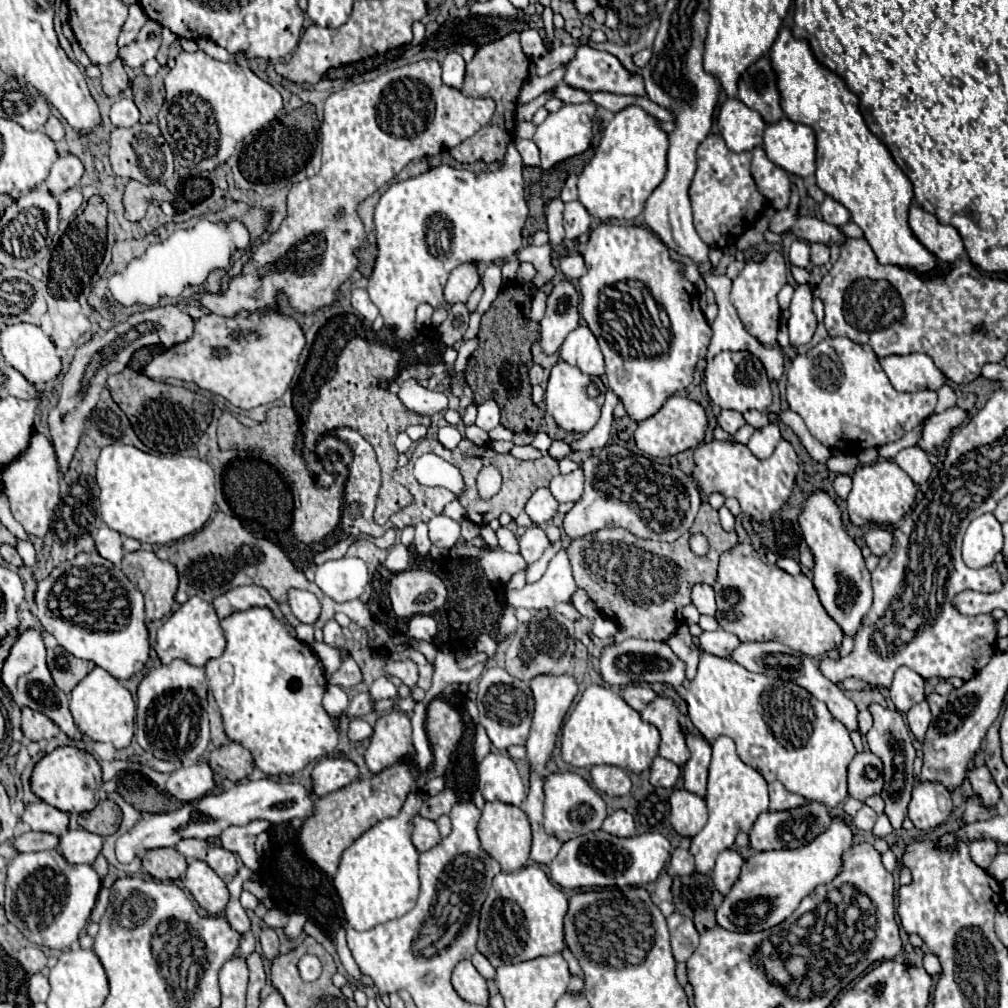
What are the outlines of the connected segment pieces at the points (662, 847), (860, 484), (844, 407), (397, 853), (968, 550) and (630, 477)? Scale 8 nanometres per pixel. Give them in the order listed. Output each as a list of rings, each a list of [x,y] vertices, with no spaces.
[[[604,830],[590,832],[564,842],[550,864],[550,878],[562,888],[608,888],[608,886],[646,886],[652,884],[670,858],[670,842],[660,832],[620,838]]]
[[[878,460],[874,464],[866,464],[858,468],[852,476],[852,482],[854,482],[852,492],[846,502],[848,502],[850,520],[858,526],[866,522],[896,524],[914,506],[916,484],[894,460]]]
[[[828,336],[806,354],[798,354],[792,360],[786,376],[788,376],[786,400],[790,404],[790,410],[802,416],[810,434],[820,444],[844,454],[852,454],[852,456],[858,456],[860,450],[876,448],[880,444],[900,440],[904,434],[908,434],[920,422],[924,422],[930,414],[934,414],[934,408],[936,408],[936,392],[932,390],[922,390],[922,392],[912,392],[912,394],[896,392],[888,376],[880,368],[878,356],[874,354],[874,350],[866,344],[852,342],[850,338]]]
[[[412,792],[398,816],[386,818],[364,832],[350,848],[344,850],[334,886],[346,914],[346,924],[354,930],[370,930],[376,924],[400,918],[416,906],[418,850],[412,844],[412,820],[422,806],[422,798]]]
[[[994,514],[974,518],[964,534],[962,558],[970,568],[990,566],[994,556],[1002,550],[1002,526]]]
[[[618,444],[604,446],[582,462],[586,486],[582,498],[564,518],[564,532],[570,538],[592,534],[600,528],[620,526],[638,538],[674,542],[690,530],[702,504],[700,490],[692,476],[680,468],[664,466],[638,456]]]

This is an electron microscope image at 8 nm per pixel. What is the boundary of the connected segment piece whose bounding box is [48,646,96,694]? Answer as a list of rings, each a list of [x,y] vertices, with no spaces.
[[[62,646],[48,648],[48,668],[52,672],[52,678],[56,686],[62,692],[72,692],[72,688],[90,672],[94,670],[94,662],[74,658],[70,652],[66,652]]]

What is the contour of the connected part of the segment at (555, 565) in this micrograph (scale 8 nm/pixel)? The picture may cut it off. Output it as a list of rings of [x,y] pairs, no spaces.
[[[562,548],[550,560],[546,574],[538,582],[508,592],[506,602],[514,608],[522,606],[528,610],[540,610],[540,608],[550,608],[558,602],[570,602],[574,590],[576,590],[576,582],[572,578],[568,552]]]

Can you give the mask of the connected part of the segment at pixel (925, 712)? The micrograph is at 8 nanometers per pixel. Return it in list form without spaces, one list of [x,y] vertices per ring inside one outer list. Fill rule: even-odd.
[[[920,702],[920,704],[912,706],[910,712],[906,714],[906,718],[908,718],[908,726],[910,726],[912,734],[916,736],[916,740],[924,740],[926,730],[928,730],[930,720],[932,720],[932,714],[930,714],[930,706],[928,706],[928,702]]]

